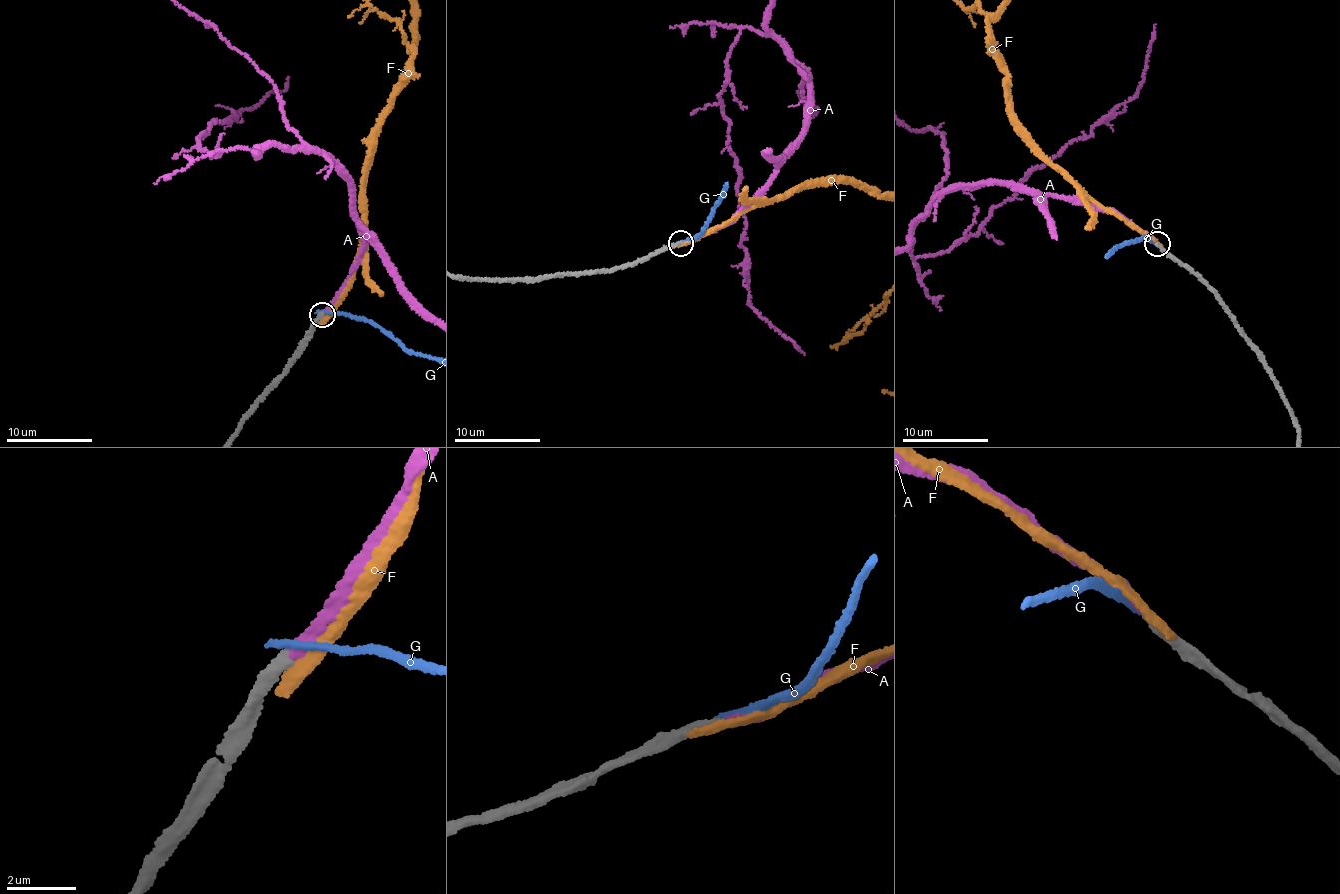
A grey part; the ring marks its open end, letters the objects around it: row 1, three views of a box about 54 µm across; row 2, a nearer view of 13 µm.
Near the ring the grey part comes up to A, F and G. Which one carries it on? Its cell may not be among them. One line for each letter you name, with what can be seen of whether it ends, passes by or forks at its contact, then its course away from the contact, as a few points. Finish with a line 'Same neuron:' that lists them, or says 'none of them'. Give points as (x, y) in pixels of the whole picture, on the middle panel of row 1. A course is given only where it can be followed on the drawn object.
A: it ends
Same neuron: A

